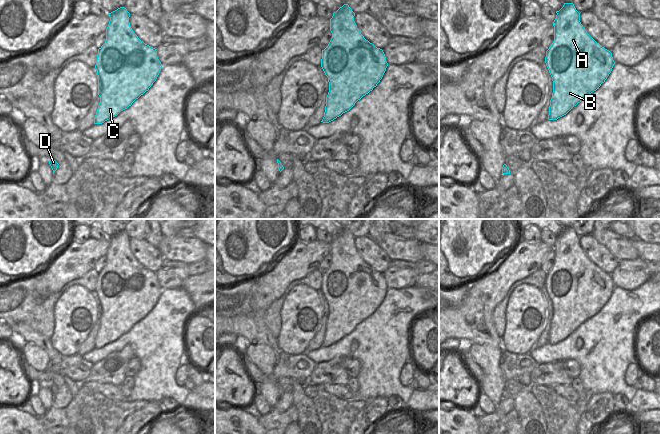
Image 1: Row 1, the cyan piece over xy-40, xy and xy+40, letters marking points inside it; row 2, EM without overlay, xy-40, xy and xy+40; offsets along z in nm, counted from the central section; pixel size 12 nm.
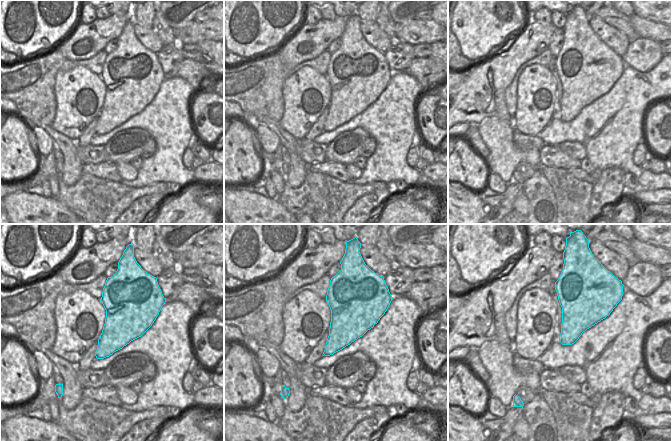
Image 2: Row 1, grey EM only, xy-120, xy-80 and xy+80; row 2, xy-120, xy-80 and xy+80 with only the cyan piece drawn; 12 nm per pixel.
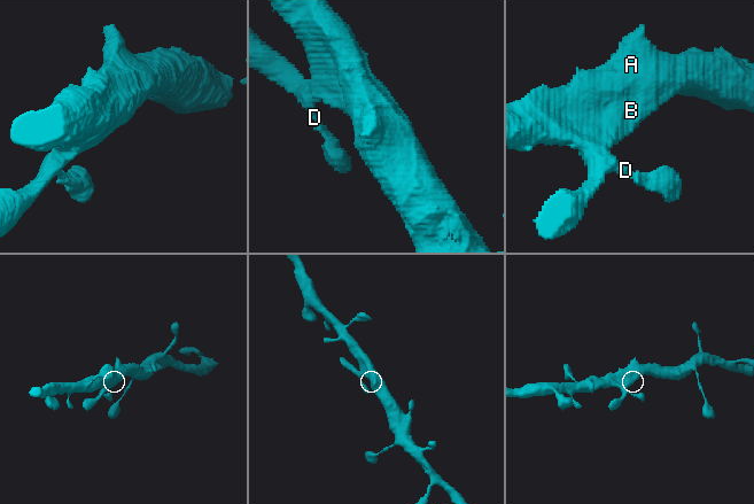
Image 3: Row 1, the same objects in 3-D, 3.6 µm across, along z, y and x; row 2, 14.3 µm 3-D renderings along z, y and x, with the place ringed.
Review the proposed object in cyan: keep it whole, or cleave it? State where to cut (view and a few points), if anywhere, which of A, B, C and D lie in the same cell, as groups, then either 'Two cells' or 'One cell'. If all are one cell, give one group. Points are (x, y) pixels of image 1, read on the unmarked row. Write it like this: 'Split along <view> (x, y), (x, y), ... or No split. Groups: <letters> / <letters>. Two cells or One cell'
No split. Groups: A B C D. One cell

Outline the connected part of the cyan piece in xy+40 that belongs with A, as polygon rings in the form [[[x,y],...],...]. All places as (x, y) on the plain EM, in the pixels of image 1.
[[[564,227],[556,237],[553,246],[554,265],[546,275],[545,281],[545,287],[553,305],[549,344],[557,344],[566,339],[582,323],[599,313],[615,288],[612,277],[587,257],[580,246],[580,237],[573,227]]]

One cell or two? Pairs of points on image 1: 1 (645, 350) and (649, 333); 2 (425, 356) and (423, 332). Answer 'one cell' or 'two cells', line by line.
1: one cell
2: one cell

